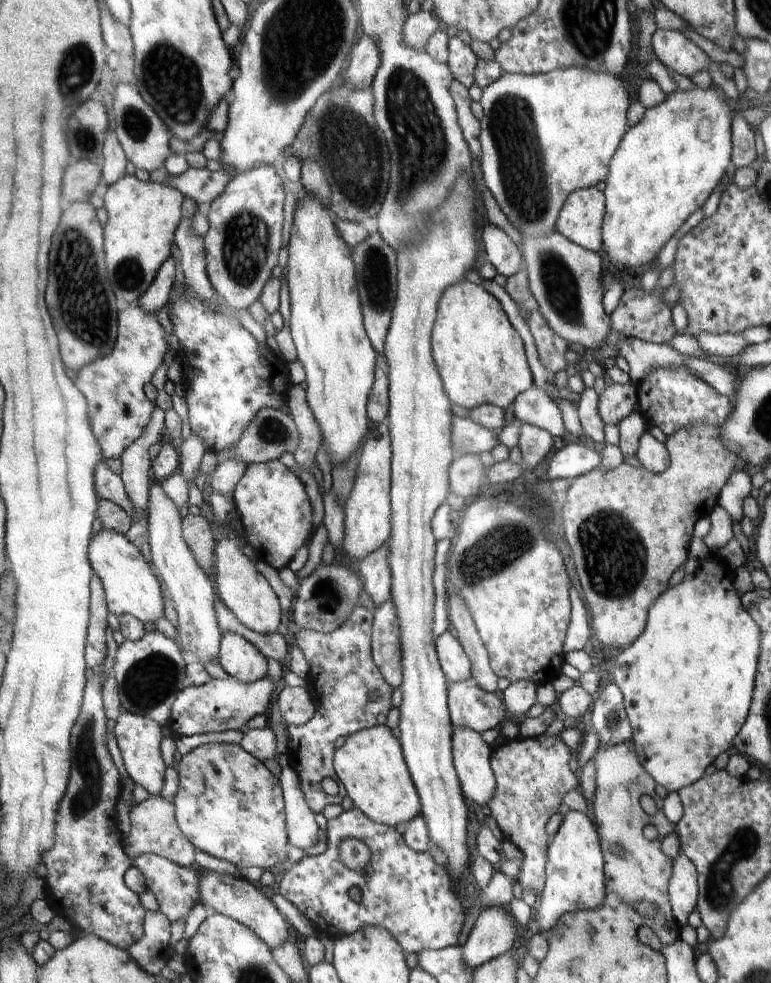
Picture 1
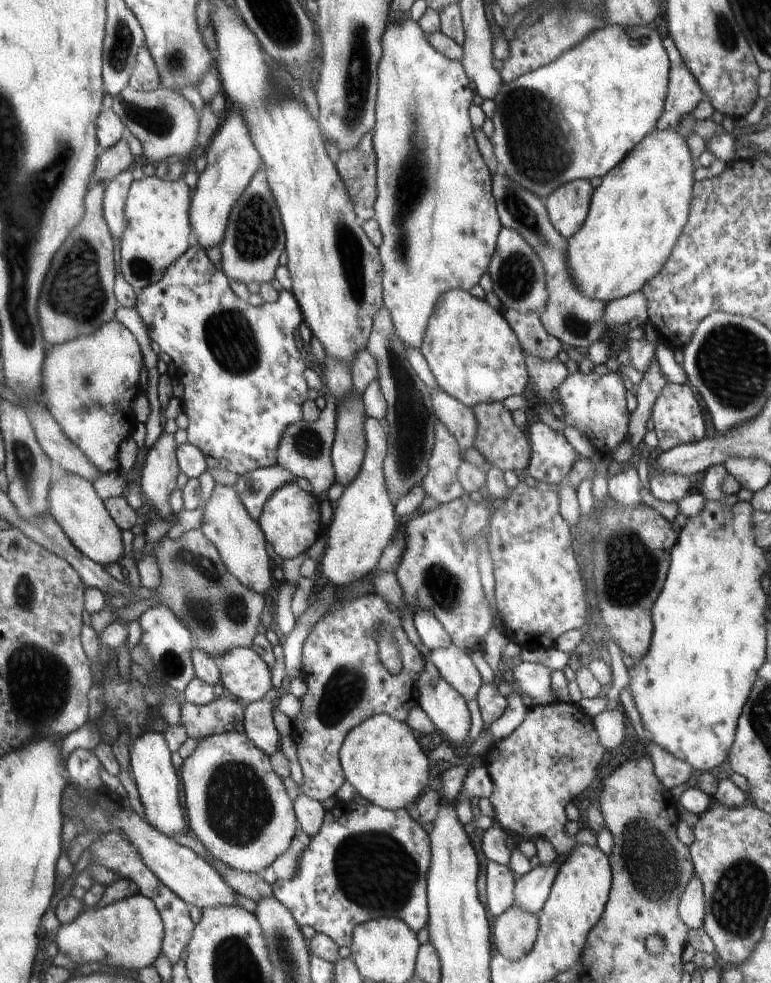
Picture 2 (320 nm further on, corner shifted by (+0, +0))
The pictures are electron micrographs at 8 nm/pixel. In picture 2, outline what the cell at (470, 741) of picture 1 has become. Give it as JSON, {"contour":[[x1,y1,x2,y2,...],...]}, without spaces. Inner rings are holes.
{"contour":[[429,659,428,672,424,672,424,680,419,680,420,687,420,708,427,714,436,730,443,734,444,742,452,743,453,748,464,742,472,719,468,710,467,700,455,689,436,668,436,665]]}

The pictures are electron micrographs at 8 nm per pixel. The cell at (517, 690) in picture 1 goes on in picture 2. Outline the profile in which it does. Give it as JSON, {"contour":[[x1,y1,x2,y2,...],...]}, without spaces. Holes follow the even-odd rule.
{"contour":[[523,662,513,669,514,680,518,686,533,698,533,705,545,705,556,700,550,692,551,670,544,663]]}

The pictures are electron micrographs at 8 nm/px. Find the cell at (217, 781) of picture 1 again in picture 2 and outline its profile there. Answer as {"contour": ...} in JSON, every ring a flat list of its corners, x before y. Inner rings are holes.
{"contour":[[225,732,207,736,194,752,183,759,180,768,185,786,185,803,189,806,188,826,209,852,232,868,261,874,288,851,295,838,298,817,294,801,284,790,283,778,270,770,270,757,260,750,245,732]]}

